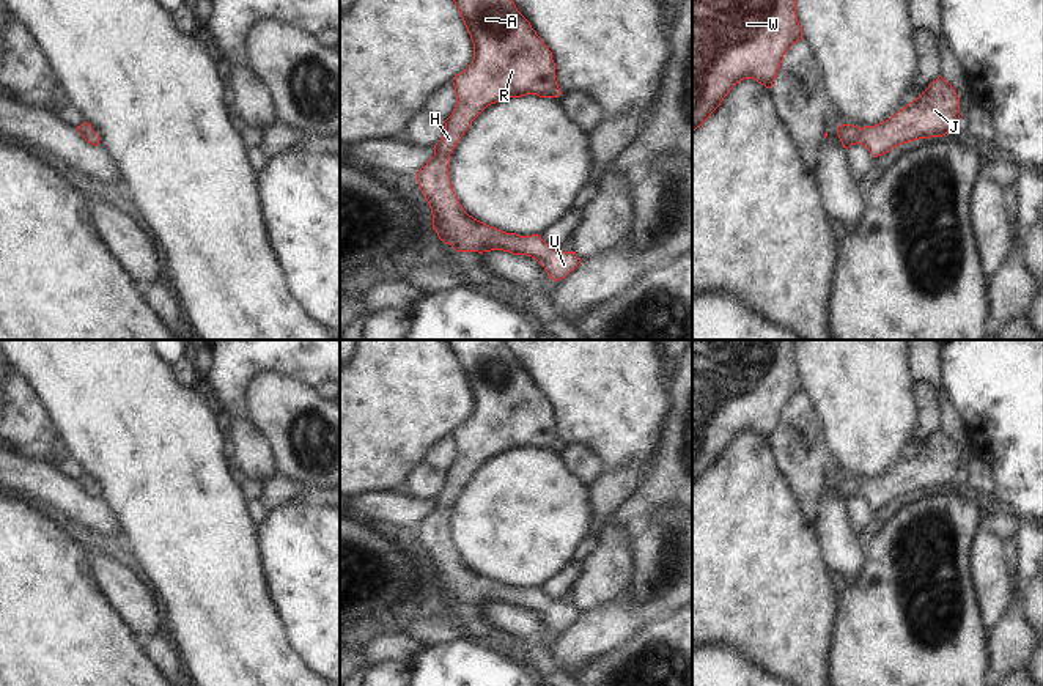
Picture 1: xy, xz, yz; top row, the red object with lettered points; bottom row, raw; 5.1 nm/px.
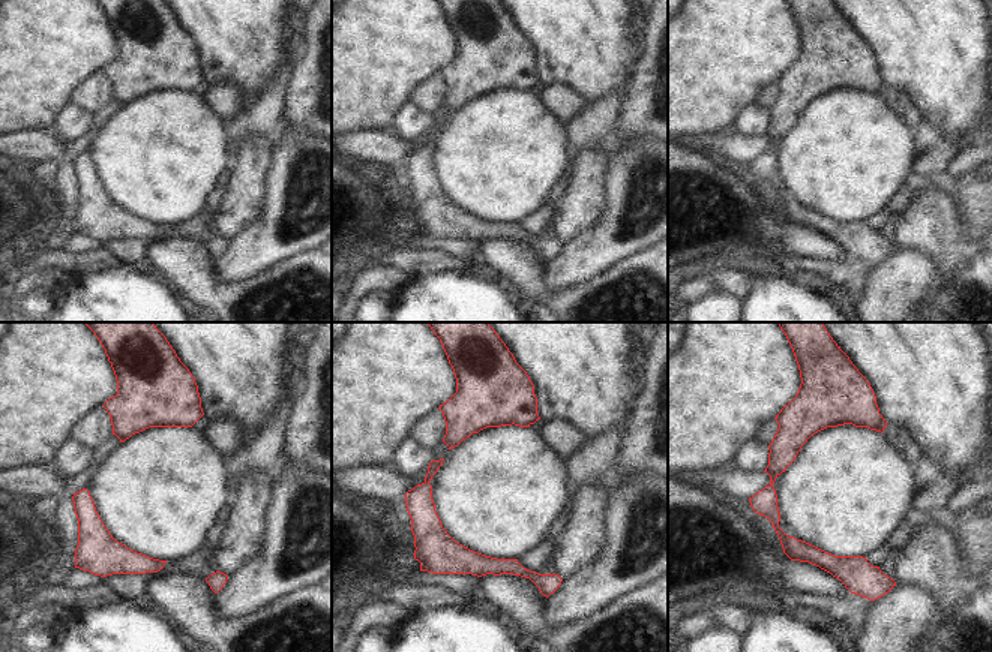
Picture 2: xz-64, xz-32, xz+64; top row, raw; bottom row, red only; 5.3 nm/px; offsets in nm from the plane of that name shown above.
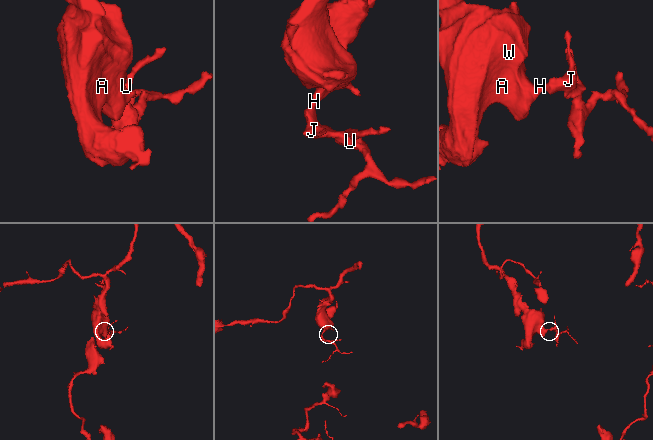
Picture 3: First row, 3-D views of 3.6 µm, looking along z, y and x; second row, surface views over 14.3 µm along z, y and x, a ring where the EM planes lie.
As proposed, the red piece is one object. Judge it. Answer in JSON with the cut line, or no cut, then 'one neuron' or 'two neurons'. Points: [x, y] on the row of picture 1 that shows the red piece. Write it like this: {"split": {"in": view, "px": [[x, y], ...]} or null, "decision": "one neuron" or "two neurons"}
{"split": null, "decision": "one neuron"}

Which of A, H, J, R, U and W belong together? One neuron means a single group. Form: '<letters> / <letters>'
A H J R U W

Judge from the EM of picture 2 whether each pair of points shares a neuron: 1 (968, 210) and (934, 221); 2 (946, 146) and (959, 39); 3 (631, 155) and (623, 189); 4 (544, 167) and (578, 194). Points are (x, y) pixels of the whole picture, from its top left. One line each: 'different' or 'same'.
1: different
2: different
3: same
4: different

